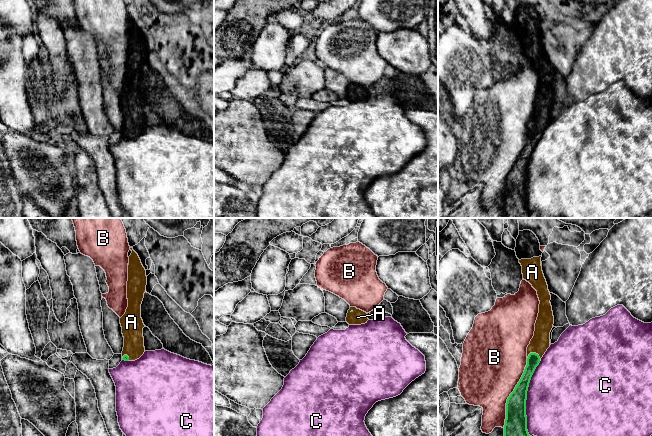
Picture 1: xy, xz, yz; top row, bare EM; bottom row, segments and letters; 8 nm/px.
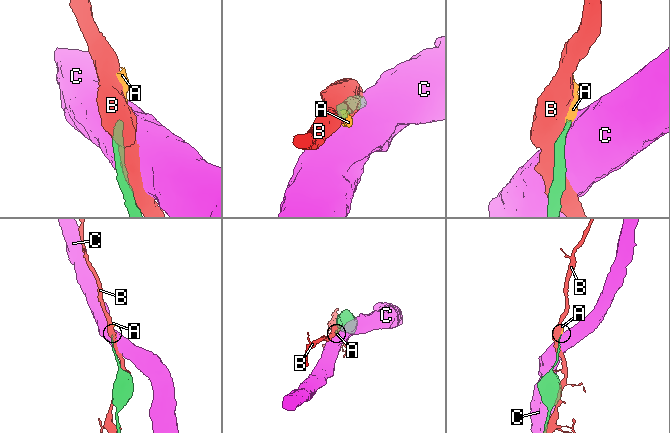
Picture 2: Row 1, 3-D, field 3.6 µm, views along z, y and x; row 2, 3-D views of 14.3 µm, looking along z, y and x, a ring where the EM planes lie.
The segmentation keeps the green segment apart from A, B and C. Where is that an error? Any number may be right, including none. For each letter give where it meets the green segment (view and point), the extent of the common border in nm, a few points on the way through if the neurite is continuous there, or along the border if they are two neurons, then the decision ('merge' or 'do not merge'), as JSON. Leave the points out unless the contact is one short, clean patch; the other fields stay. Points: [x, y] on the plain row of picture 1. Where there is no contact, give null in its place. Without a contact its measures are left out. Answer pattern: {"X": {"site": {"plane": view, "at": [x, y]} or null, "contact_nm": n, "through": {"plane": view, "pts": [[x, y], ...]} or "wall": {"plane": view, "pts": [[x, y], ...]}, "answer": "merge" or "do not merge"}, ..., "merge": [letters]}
{"A": {"site": {"plane": "yz", "at": [535, 129]}, "contact_nm": 120, "through": {"plane": "yz", "pts": [[533, 136], [535, 129], [540, 118]]}, "answer": "merge"}, "B": {"site": {"plane": "yz", "at": [511, 169]}, "contact_nm": 600, "answer": "do not merge"}, "C": {"site": {"plane": "yz", "at": [526, 174]}, "contact_nm": 600, "answer": "do not merge"}, "merge": ["A"]}

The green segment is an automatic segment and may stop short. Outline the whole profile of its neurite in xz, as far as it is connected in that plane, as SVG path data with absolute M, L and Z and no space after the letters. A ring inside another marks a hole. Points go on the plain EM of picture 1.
M350 83L347 89L346 98L349 101L361 101L368 97L368 90L356 83Z

